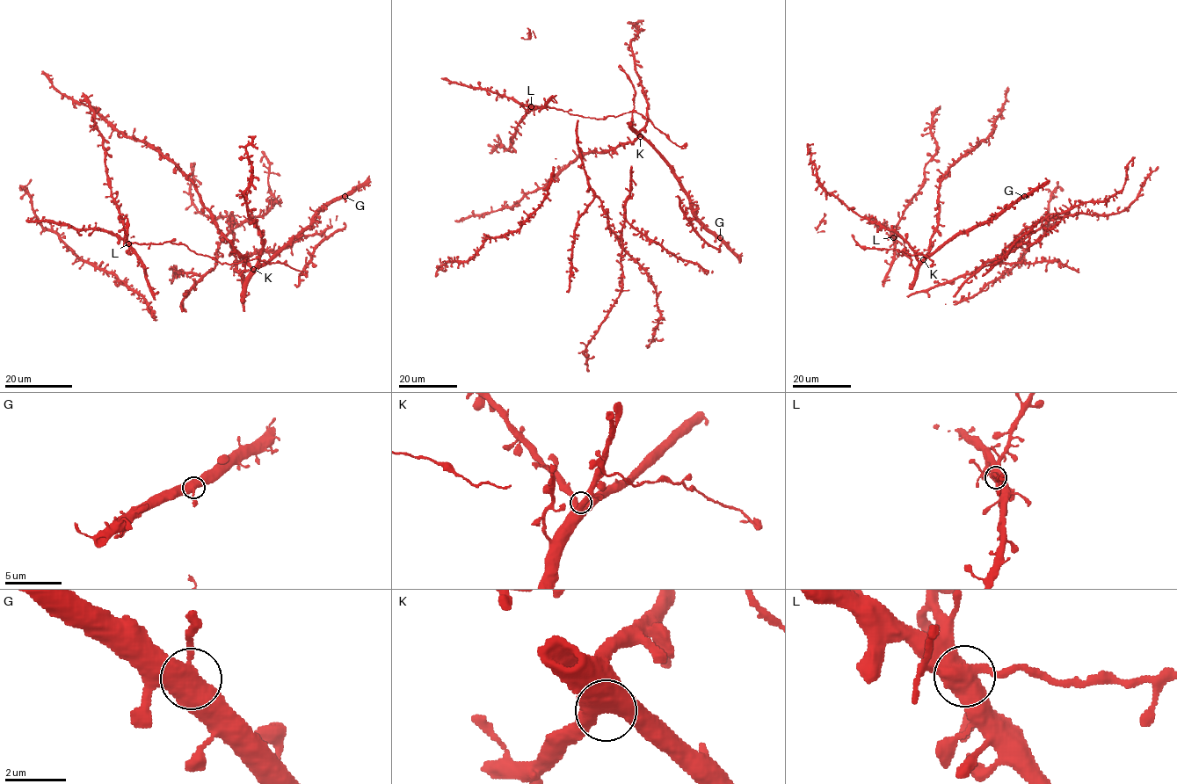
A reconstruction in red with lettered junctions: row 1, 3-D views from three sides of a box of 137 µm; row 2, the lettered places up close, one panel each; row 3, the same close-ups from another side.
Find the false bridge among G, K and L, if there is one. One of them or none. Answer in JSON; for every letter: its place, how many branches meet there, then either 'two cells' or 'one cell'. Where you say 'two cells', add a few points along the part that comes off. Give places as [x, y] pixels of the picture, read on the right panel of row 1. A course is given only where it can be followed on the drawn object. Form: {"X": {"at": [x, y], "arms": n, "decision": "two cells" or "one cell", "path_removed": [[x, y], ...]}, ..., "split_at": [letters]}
{"G": {"at": [1024, 196], "arms": 3, "decision": "one cell"}, "K": {"at": [923, 259], "arms": 3, "decision": "one cell"}, "L": {"at": [893, 237], "arms": 3, "decision": "two cells", "path_removed": [[893, 237], [903, 238], [905, 249], [900, 255], [898, 252], [903, 250], [912, 255], [923, 254], [934, 264]]}, "split_at": ["L"]}

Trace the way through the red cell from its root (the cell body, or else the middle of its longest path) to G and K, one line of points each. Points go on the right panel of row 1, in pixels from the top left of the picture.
G: (893, 237), (903, 238), (905, 249), (898, 253), (916, 268), (953, 236), (994, 219), (1024, 196)
K: (893, 237), (903, 238), (905, 249), (903, 255), (898, 253), (903, 252), (915, 268), (923, 259)

